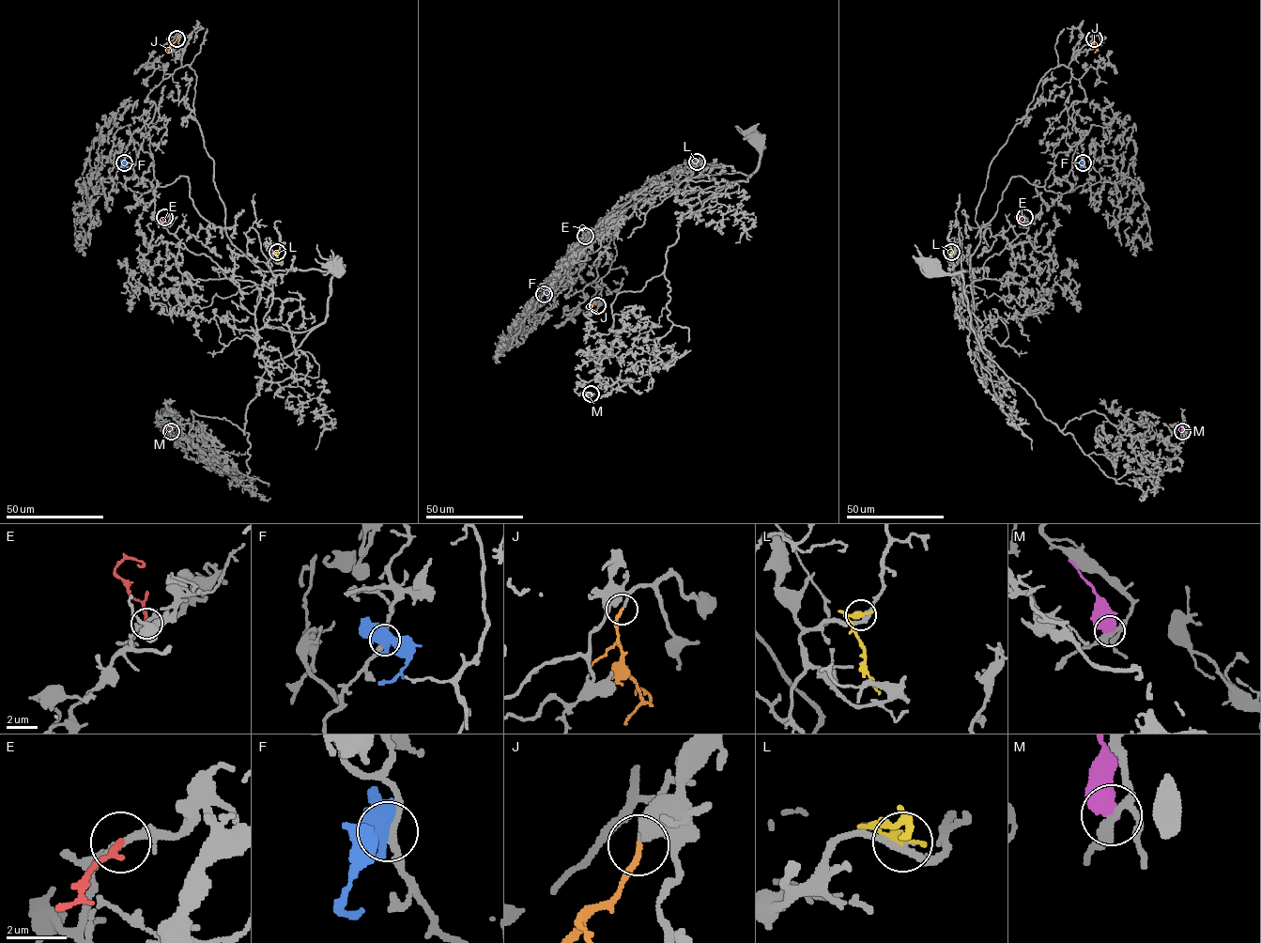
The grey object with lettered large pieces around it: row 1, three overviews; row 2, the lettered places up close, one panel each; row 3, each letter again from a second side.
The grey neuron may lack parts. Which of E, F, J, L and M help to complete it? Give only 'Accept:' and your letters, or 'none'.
Accept: F, J

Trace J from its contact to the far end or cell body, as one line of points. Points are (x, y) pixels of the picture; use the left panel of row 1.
J: (176, 38), (168, 50), (165, 49)

